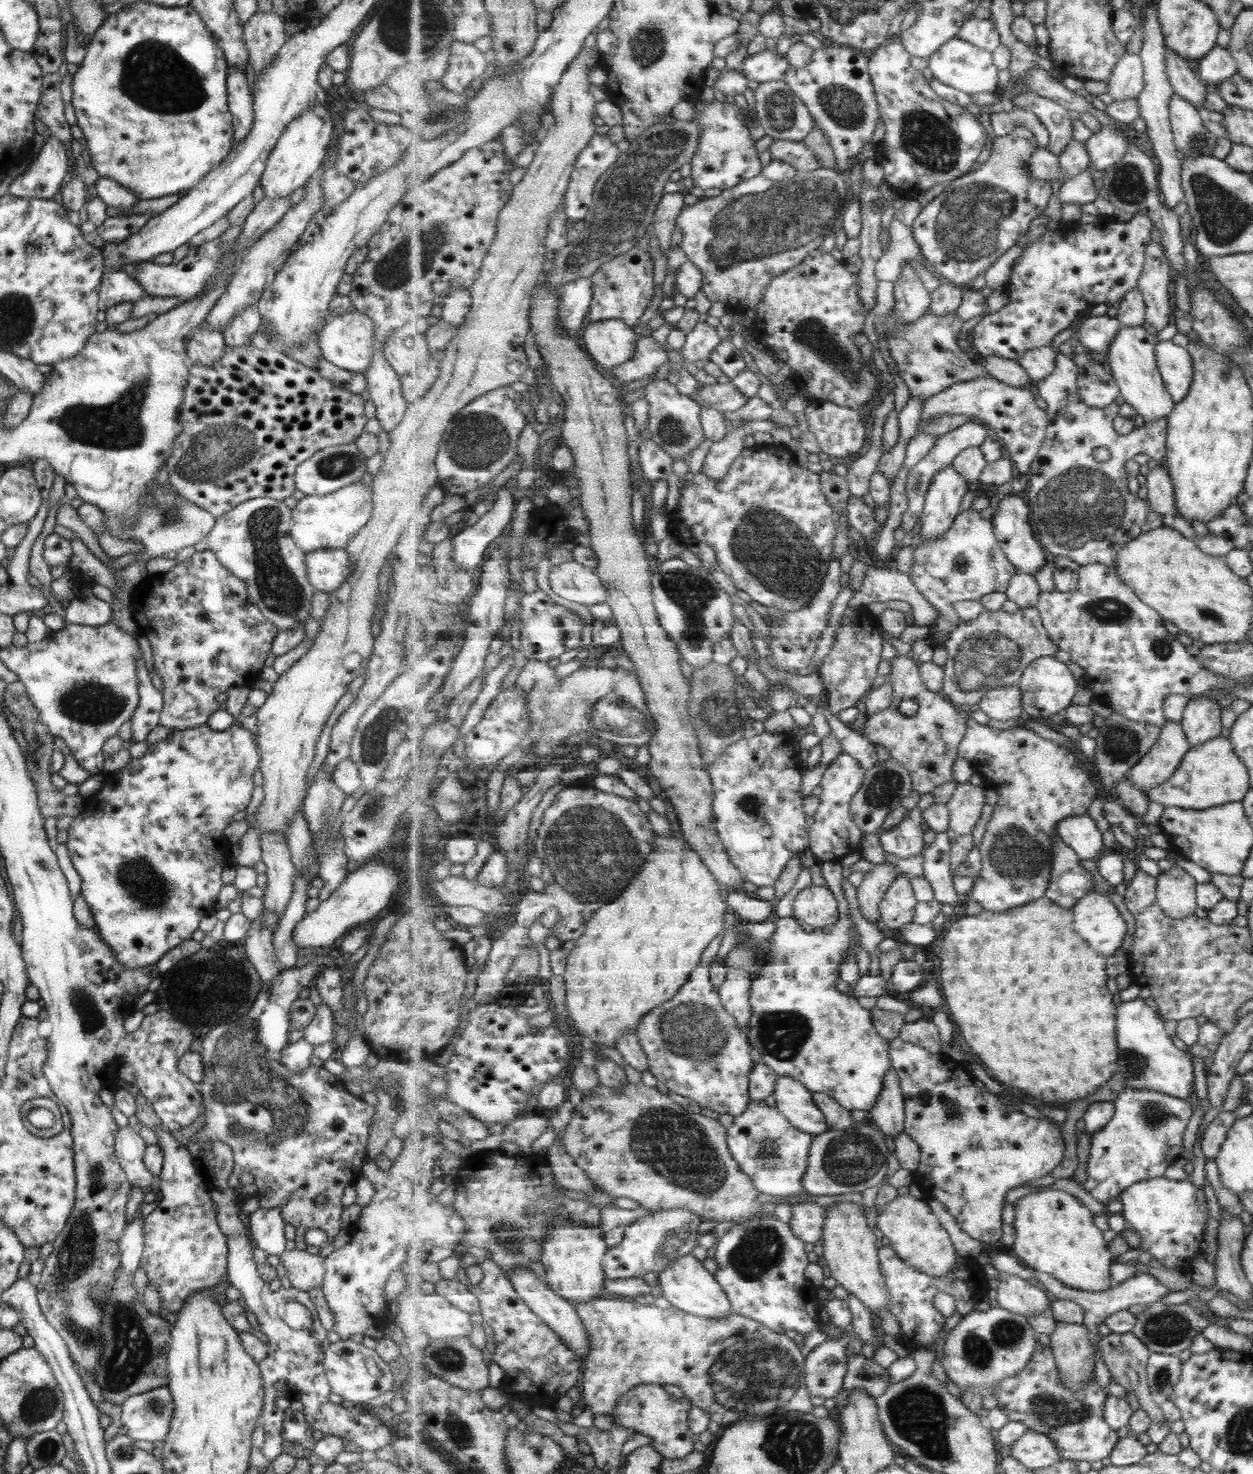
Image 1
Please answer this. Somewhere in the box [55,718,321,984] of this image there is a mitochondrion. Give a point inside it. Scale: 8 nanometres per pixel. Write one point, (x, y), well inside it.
(140, 880)

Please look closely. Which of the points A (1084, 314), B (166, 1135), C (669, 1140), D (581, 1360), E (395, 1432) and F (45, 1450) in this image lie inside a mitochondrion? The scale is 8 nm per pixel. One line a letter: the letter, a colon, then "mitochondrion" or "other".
A: other
B: other
C: mitochondrion
D: other
E: other
F: mitochondrion

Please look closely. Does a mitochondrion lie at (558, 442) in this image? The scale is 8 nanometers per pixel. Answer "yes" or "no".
no

